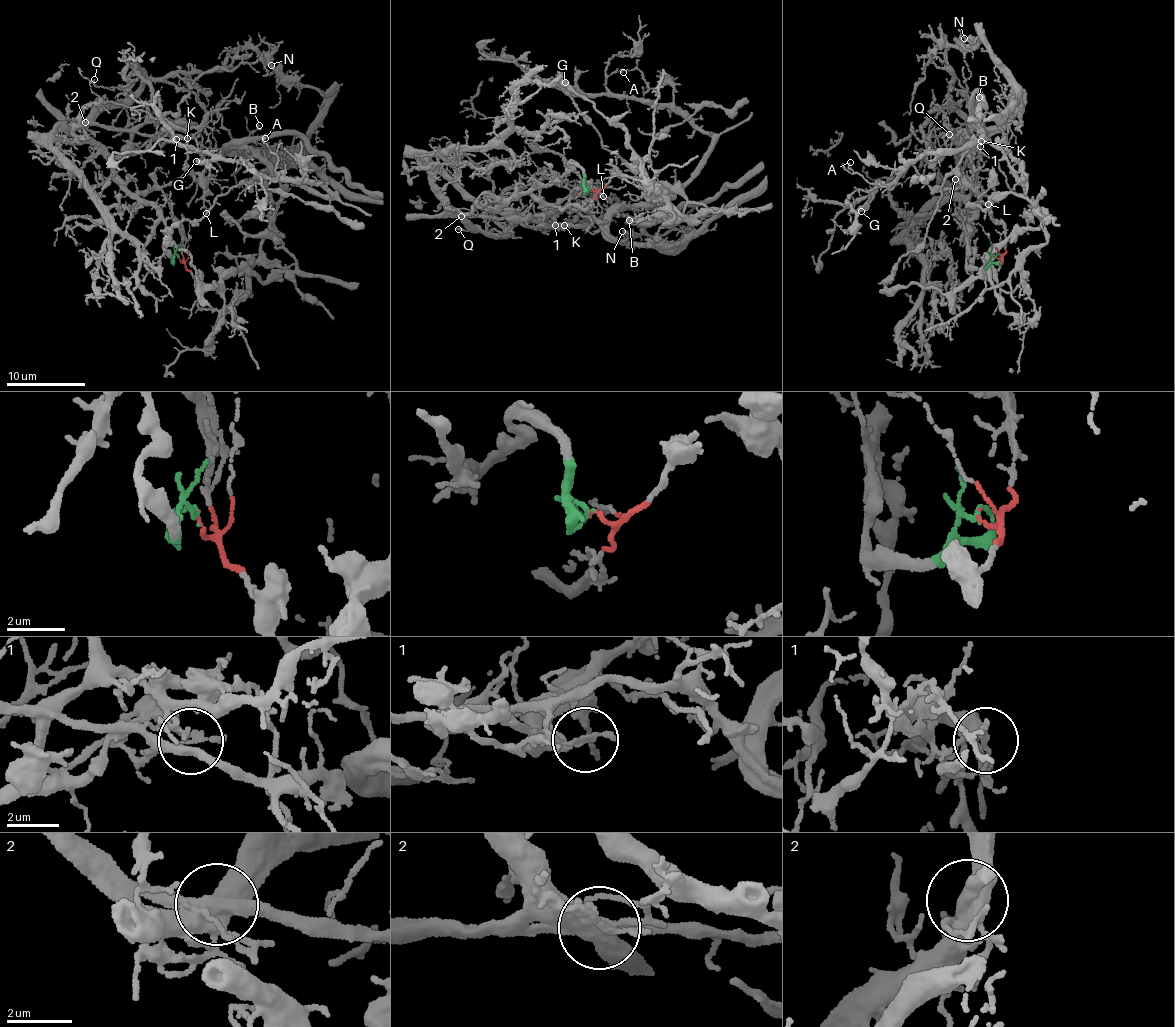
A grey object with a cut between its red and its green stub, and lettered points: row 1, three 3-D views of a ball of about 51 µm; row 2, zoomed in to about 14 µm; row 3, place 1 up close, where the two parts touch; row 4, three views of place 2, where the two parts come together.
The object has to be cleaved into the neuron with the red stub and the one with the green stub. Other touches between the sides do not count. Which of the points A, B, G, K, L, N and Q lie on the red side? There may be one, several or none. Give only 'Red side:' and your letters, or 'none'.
Red side: A, B, G, K, L, N

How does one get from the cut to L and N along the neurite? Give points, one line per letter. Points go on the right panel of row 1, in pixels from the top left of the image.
L: (996, 255), (1009, 292), (1046, 241), (1043, 221), (974, 127), (985, 131), (973, 188), (988, 205)
N: (996, 255), (1009, 292), (1046, 241), (1043, 221), (974, 128), (998, 130), (1017, 102), (982, 41), (964, 39)

